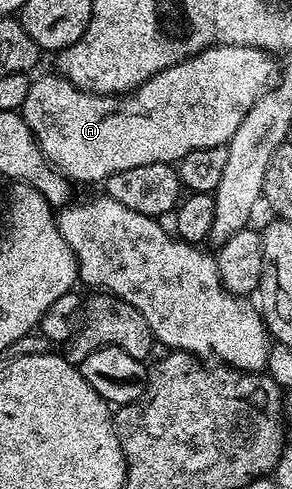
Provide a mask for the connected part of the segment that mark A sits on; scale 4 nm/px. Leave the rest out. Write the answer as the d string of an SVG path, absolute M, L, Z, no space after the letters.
M215 45L156 73L156 77L125 95L94 95L91 91L74 87L72 81L61 73L42 75L31 82L20 114L28 129L32 129L44 157L61 175L75 184L101 184L112 177L112 173L120 173L120 169L157 163L174 165L196 149L225 147L236 129L240 129L240 121L244 121L248 109L252 109L257 99L275 82L273 61L267 52L255 47Z

